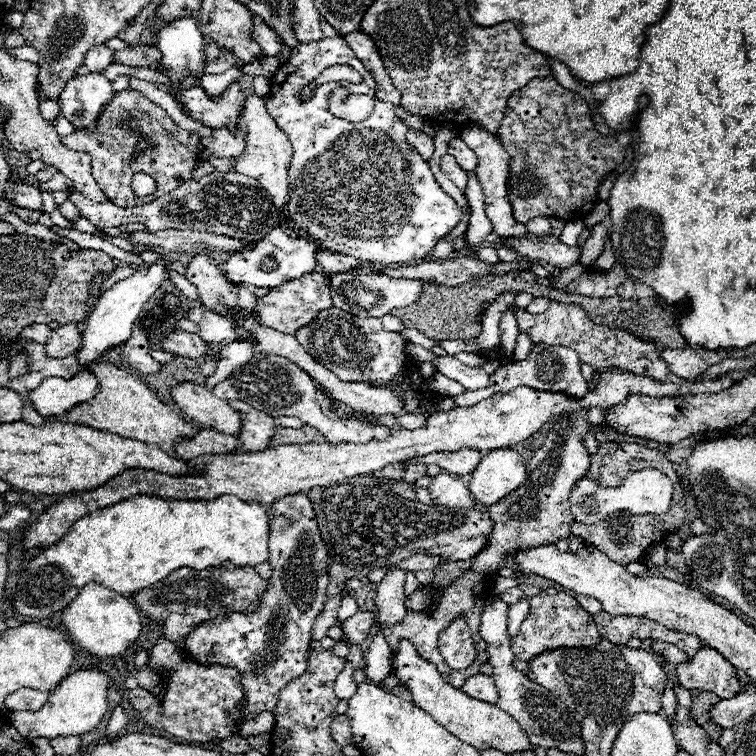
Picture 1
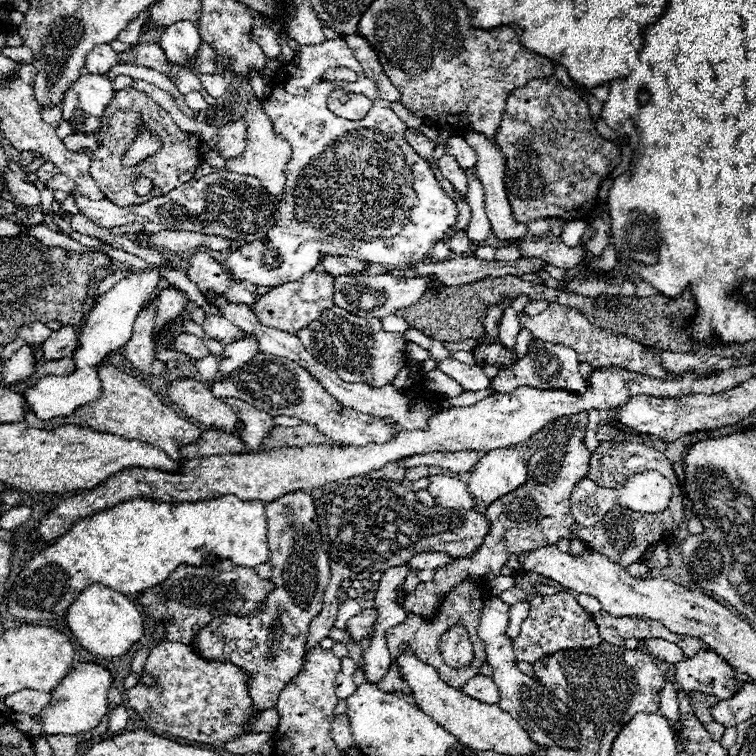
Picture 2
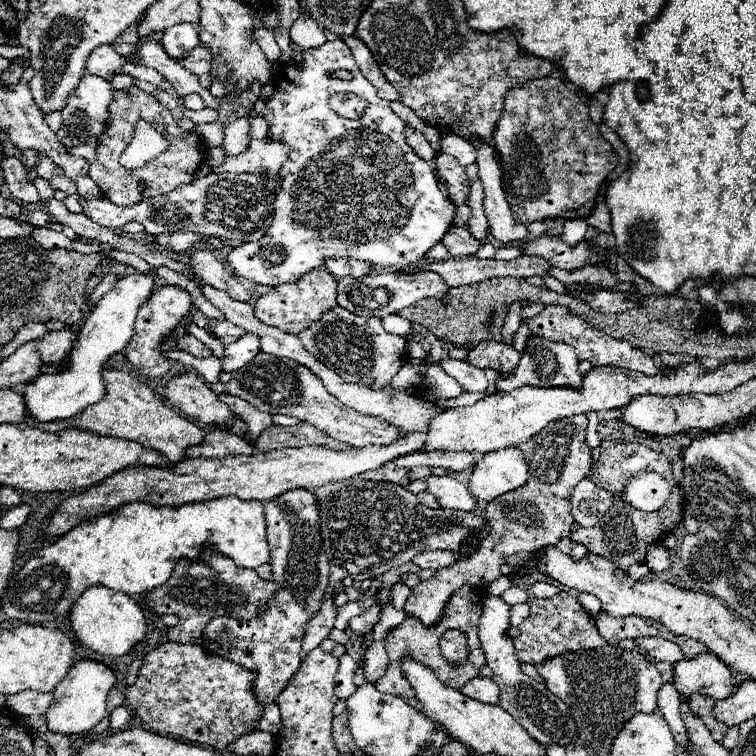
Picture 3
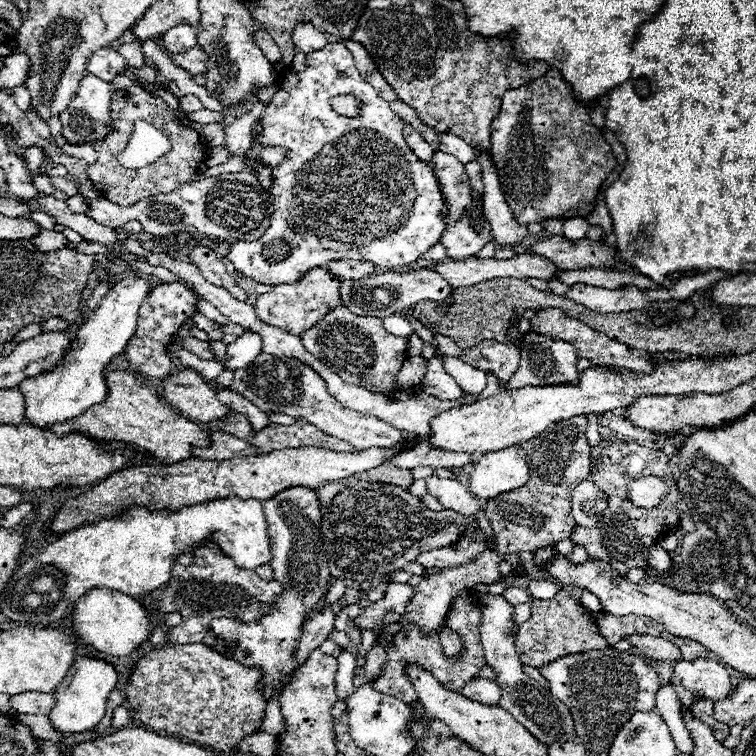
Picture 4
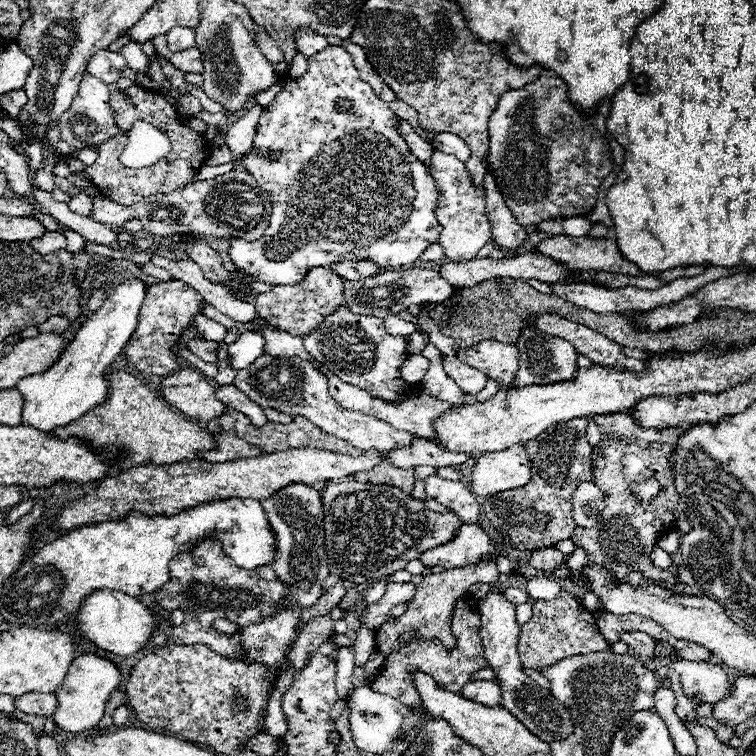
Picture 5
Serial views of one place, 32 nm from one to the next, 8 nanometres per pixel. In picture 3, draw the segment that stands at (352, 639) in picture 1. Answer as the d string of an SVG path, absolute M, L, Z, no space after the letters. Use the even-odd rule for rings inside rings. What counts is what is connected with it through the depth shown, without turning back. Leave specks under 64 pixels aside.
M380 604L366 608L360 616L356 616L356 618L352 618L352 620L350 620L350 630L352 630L352 632L356 632L356 634L370 632L370 630L374 628L374 624L380 620L380 612L382 612Z

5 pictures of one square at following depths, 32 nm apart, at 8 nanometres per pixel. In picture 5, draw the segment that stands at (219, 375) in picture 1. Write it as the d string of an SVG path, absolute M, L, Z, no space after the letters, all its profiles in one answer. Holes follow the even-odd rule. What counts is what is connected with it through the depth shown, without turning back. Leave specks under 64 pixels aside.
M246 330L238 336L236 342L228 344L228 356L230 356L230 364L232 368L240 370L240 368L248 368L256 358L260 358L264 354L264 336L254 332L254 330Z

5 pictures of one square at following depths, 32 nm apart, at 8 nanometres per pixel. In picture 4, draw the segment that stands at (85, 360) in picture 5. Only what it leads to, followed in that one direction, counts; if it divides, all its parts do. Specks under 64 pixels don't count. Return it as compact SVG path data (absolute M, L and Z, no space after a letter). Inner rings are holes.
M132 276L124 278L110 288L100 306L88 314L86 322L80 326L74 342L62 356L60 364L50 372L26 378L20 382L20 392L24 394L24 418L36 428L48 428L52 424L64 424L72 418L82 416L90 406L100 404L106 394L104 370L114 360L114 356L122 354L128 340L136 330L136 318L140 304L150 292L150 284L144 278Z

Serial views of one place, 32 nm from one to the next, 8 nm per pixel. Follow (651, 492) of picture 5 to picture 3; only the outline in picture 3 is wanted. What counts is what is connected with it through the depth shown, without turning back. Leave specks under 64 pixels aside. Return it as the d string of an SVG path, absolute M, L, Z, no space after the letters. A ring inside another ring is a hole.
M648 472L628 480L622 500L638 510L654 512L666 502L668 496L670 496L670 484L662 476Z

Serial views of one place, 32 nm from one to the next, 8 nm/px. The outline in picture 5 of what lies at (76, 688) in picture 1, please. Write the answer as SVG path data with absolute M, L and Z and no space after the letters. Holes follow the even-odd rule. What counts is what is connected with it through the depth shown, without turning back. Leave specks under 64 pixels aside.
M92 652L78 656L70 664L66 680L56 690L56 698L58 698L60 706L58 706L58 712L54 712L54 716L52 716L54 724L68 732L82 732L82 730L94 728L102 720L104 706L106 706L110 694L120 686L120 680L122 680L120 670L112 660L96 656Z

